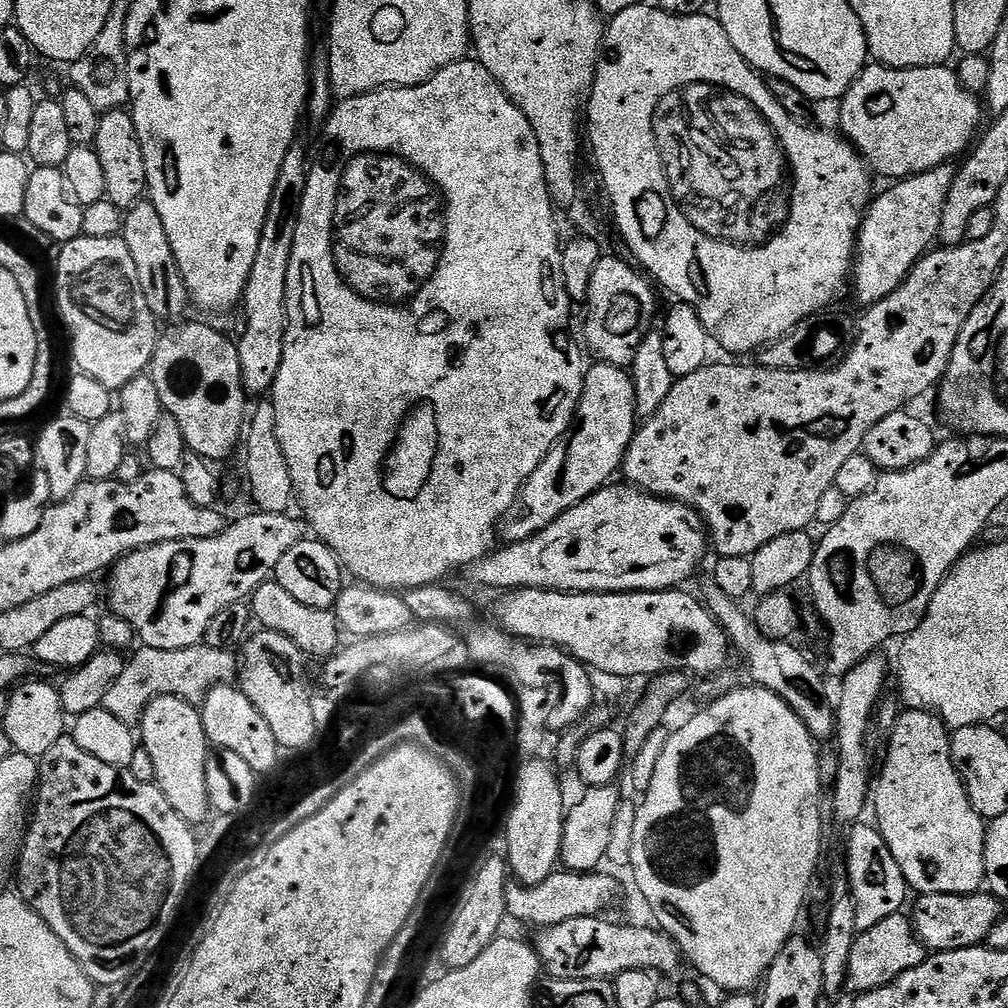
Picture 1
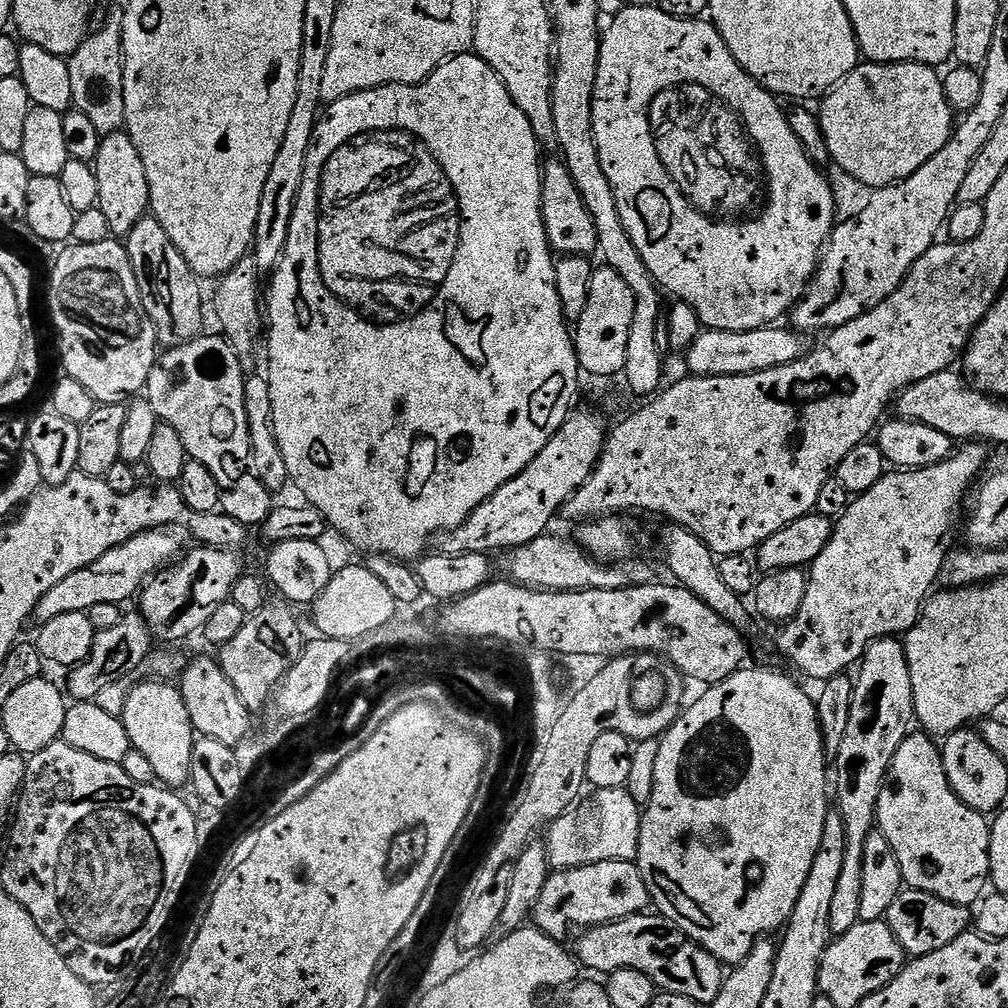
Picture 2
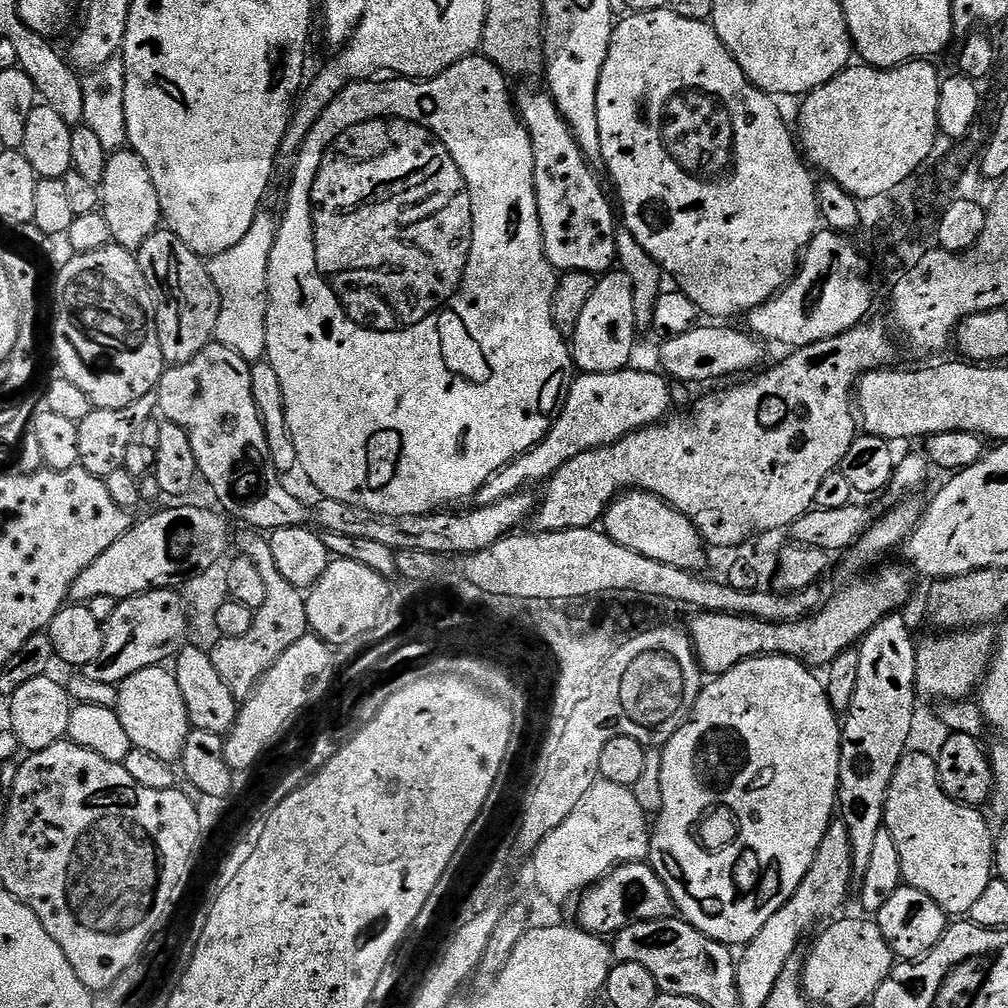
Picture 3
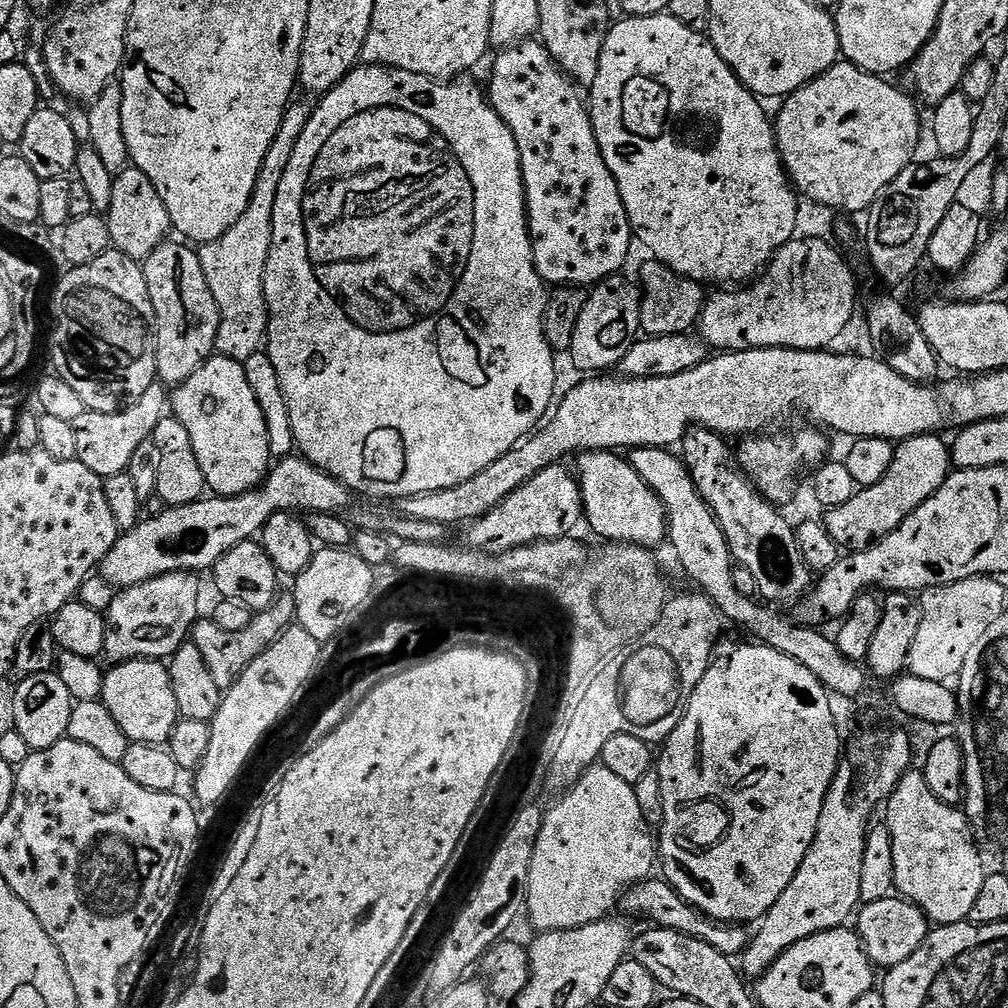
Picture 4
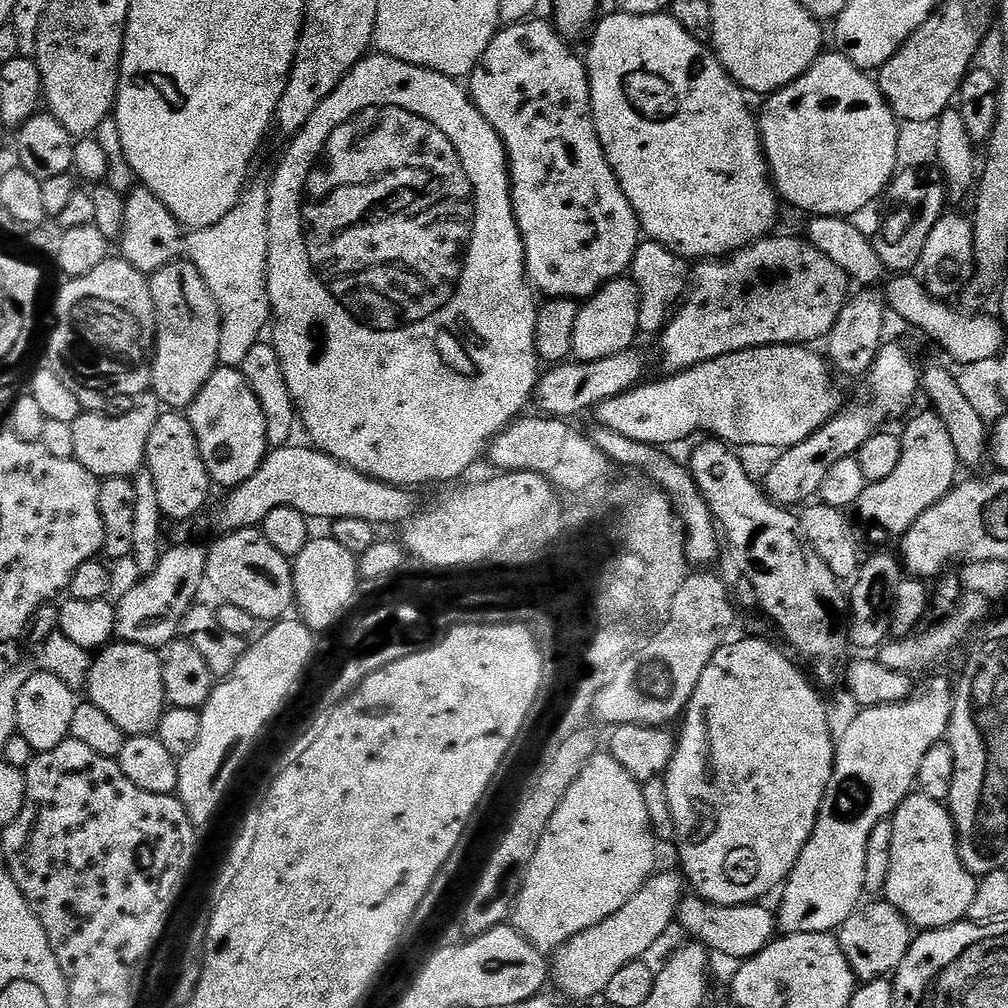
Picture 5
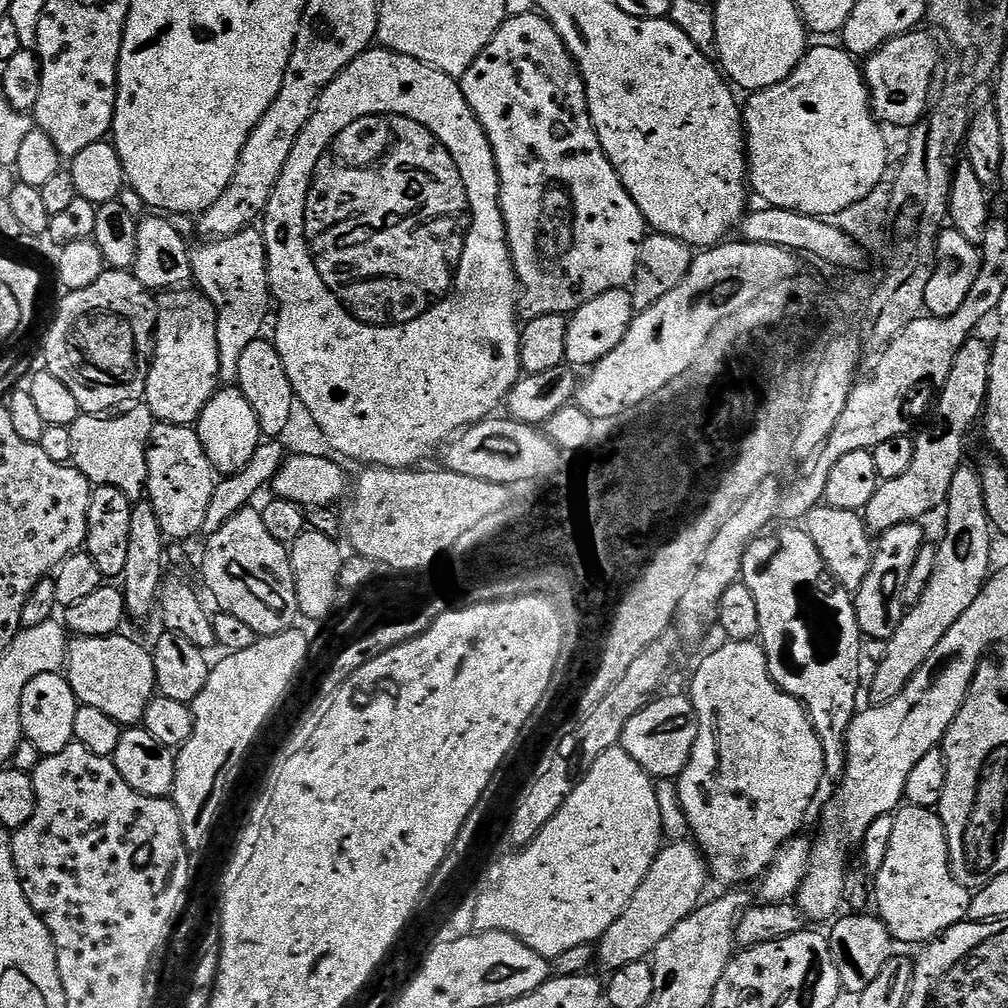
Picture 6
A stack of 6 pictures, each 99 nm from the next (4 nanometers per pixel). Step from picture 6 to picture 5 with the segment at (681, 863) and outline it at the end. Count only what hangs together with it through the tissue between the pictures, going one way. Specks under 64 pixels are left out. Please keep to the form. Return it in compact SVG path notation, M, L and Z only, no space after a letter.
M657 871L644 883L642 890L638 890L638 894L634 894L634 898L630 898L622 910L618 910L618 914L598 922L598 926L590 926L590 930L565 942L550 964L554 984L556 980L557 986L576 1000L603 997L614 974L618 974L618 970L630 962L644 960L647 952L667 934L668 927L673 927L676 910L685 895L686 881L679 871Z

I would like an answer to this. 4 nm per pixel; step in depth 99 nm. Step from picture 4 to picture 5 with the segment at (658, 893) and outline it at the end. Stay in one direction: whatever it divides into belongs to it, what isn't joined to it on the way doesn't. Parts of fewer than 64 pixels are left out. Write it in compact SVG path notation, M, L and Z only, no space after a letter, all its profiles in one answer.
M695 894L685 895L676 910L675 923L697 944L703 944L709 953L725 956L728 960L743 962L752 959L771 944L778 932L778 916L775 911L763 908L763 903L722 906L711 904Z

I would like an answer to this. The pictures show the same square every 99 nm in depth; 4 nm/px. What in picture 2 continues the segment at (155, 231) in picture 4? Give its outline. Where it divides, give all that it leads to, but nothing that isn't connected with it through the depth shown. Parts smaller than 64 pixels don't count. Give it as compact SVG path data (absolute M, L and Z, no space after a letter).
M127 131L112 132L101 139L94 167L98 178L98 206L106 214L112 236L126 238L150 212L150 182L146 182L142 154L138 154L138 146L134 146Z

